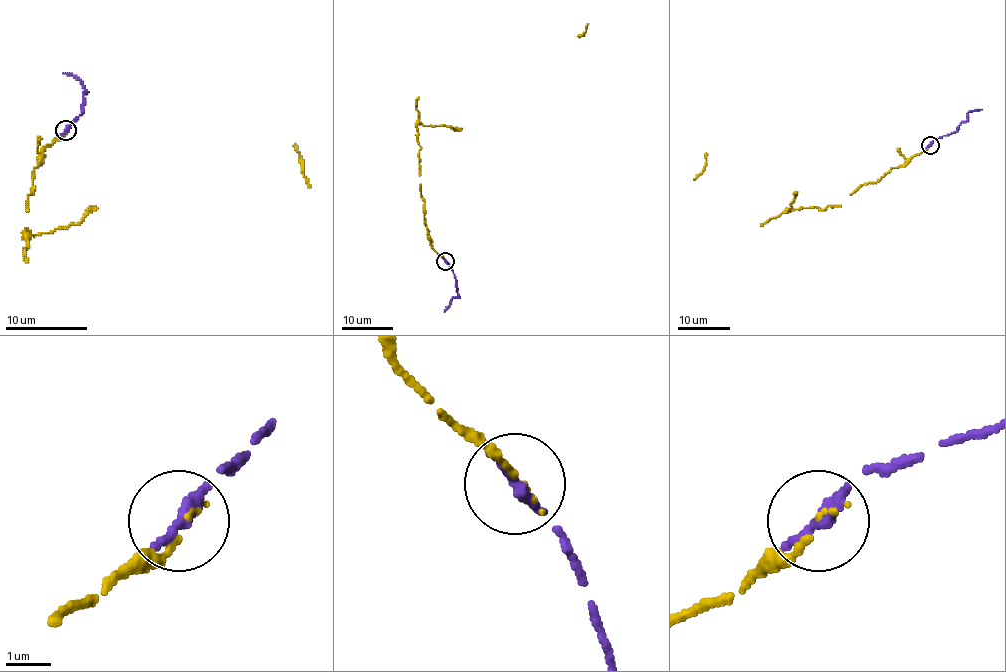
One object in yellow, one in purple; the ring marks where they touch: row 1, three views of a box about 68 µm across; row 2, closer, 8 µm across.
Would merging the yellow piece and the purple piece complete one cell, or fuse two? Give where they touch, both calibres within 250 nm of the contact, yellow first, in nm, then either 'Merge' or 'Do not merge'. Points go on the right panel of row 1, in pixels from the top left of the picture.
Place: (930, 145). Thickness 100 nm (yellow) against 360 nm. Merge

